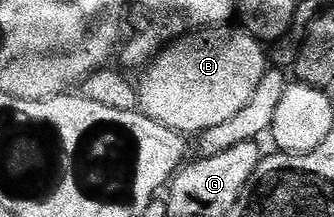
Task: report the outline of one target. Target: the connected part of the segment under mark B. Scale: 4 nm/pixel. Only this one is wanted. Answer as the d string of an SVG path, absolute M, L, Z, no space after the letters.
M234 24L202 28L175 46L167 45L137 83L141 113L187 136L227 123L248 104L264 79L268 54L262 49L262 42Z

